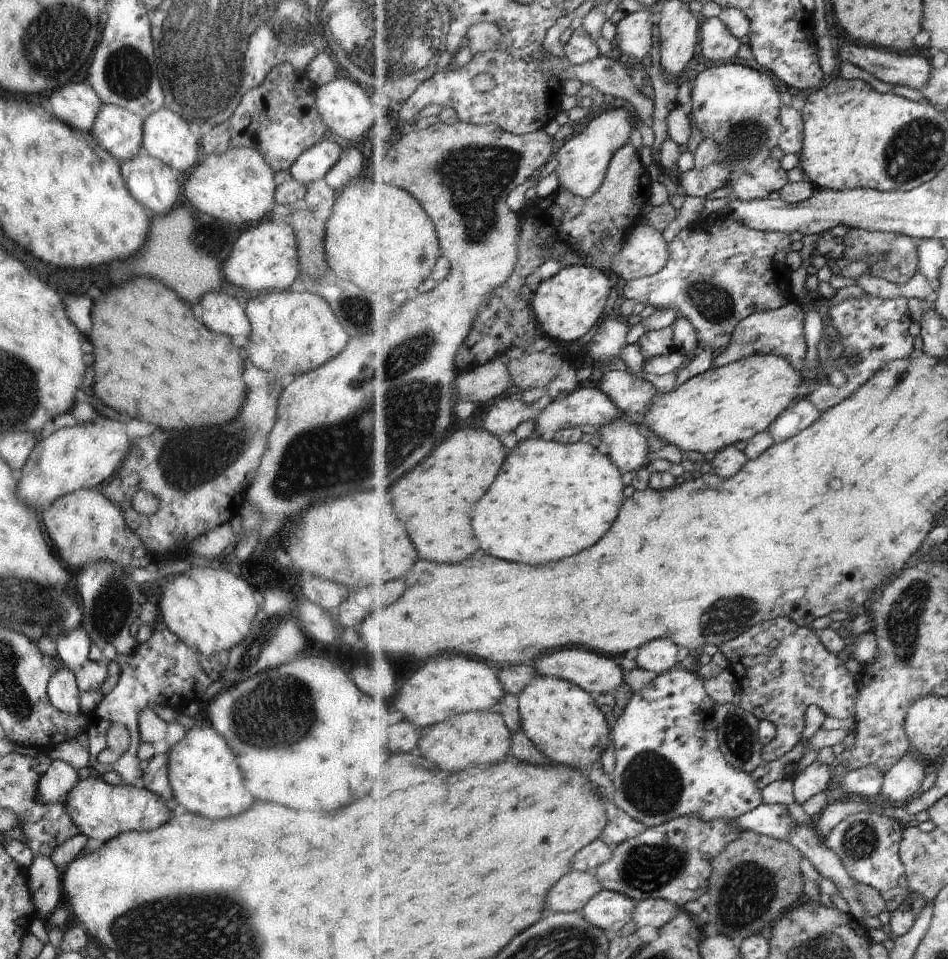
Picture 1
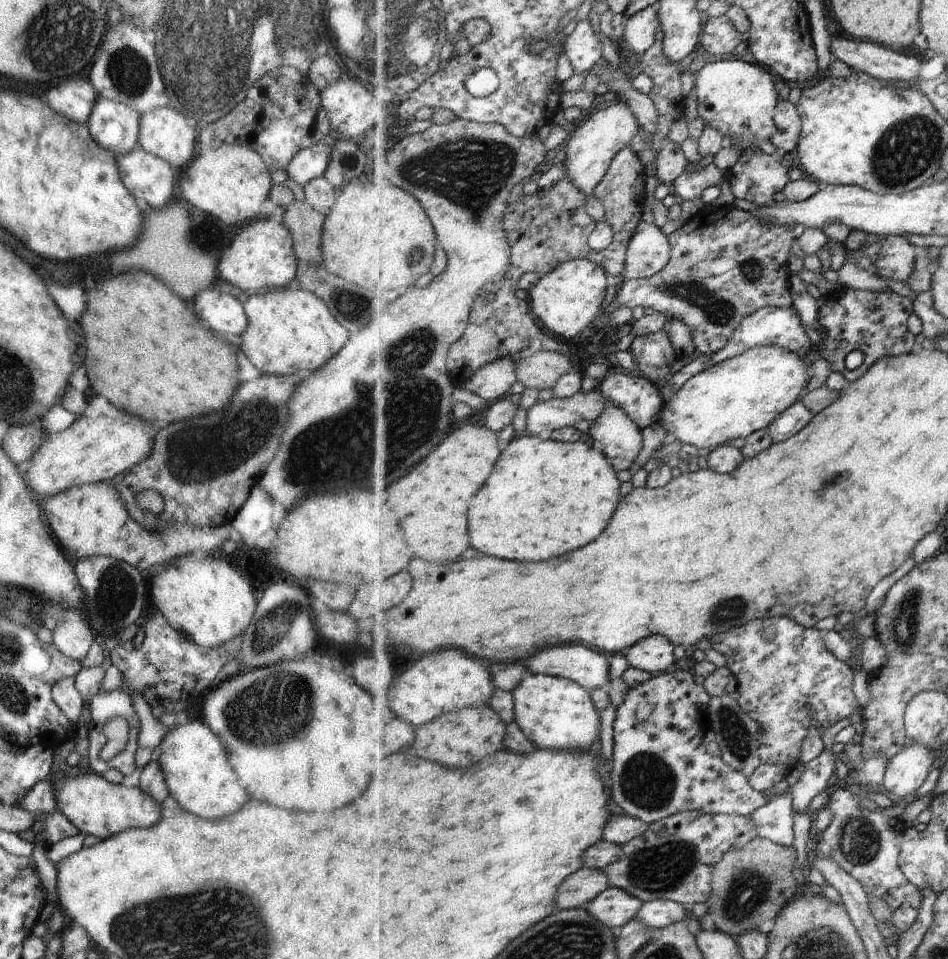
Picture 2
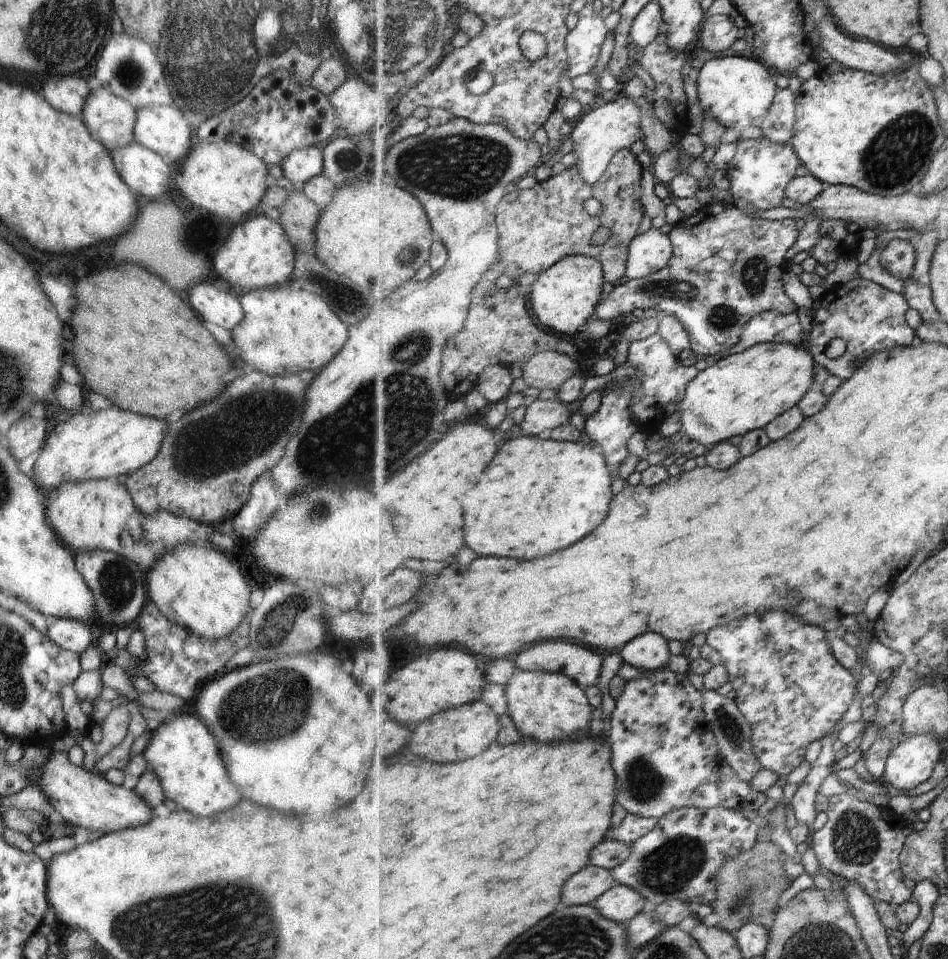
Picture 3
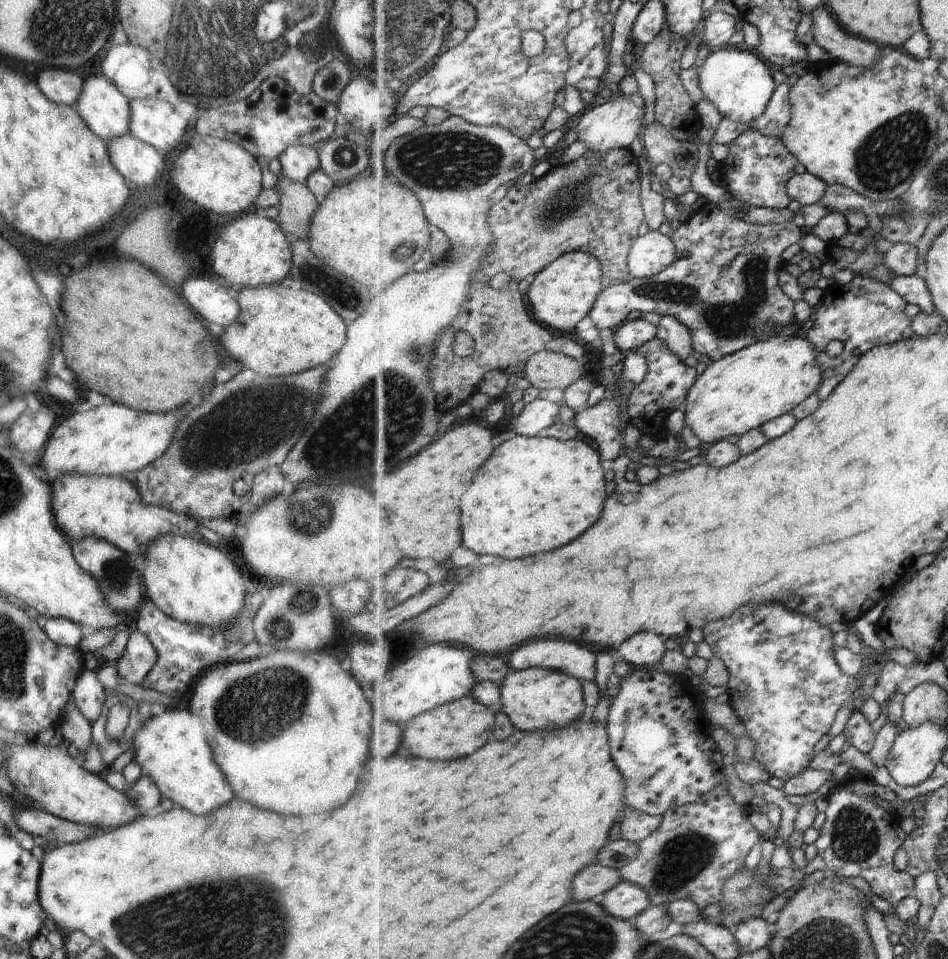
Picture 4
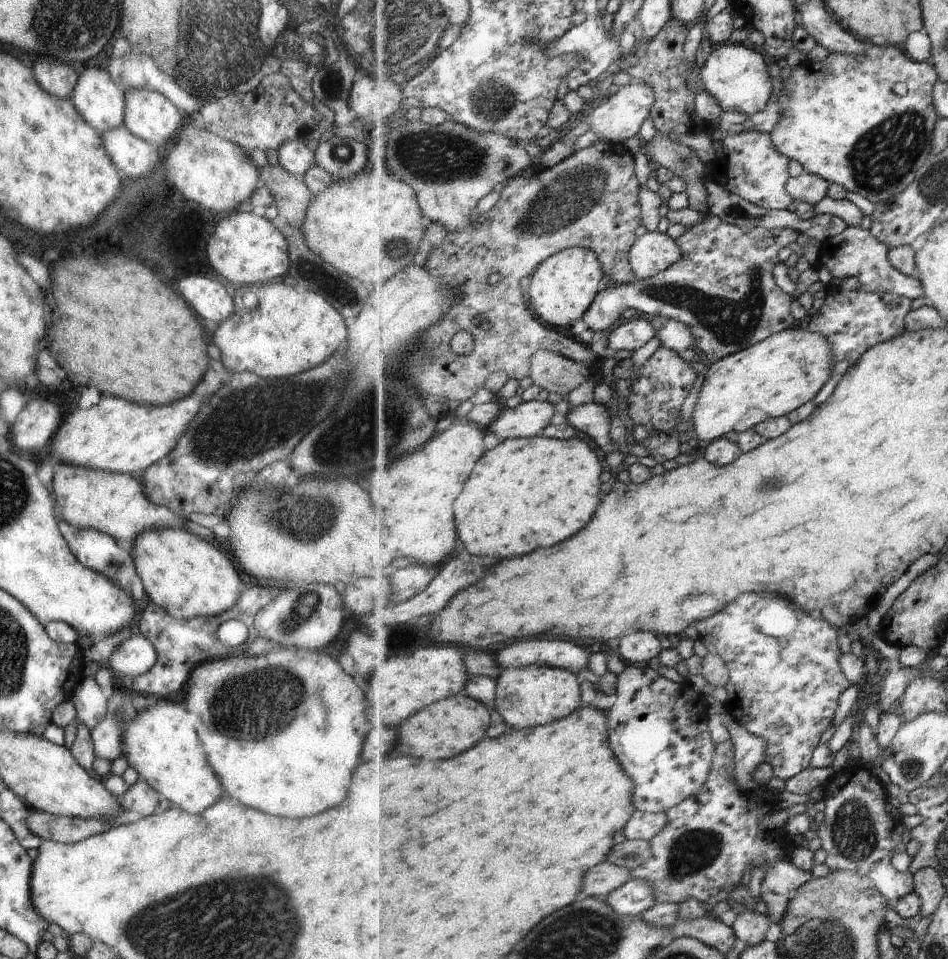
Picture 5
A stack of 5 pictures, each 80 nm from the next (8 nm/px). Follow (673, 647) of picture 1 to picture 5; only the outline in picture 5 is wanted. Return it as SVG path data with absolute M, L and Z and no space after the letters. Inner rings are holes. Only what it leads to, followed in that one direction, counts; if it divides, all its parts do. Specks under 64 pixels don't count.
M636 632L620 642L619 651L626 664L648 665L650 660L662 654L662 642L663 638L652 632Z

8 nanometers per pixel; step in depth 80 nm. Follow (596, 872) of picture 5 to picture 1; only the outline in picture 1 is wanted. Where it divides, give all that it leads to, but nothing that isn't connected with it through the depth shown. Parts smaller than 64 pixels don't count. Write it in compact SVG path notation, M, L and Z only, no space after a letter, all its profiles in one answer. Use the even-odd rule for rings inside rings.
M575 870L565 876L549 894L549 908L556 913L581 912L604 889L595 873Z

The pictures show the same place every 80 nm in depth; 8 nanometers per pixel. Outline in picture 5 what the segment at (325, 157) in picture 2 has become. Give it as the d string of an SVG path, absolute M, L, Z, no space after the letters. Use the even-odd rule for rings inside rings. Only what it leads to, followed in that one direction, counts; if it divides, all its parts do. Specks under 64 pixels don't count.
M288 140L278 148L279 166L302 178L308 170L316 165L315 152L298 140Z

